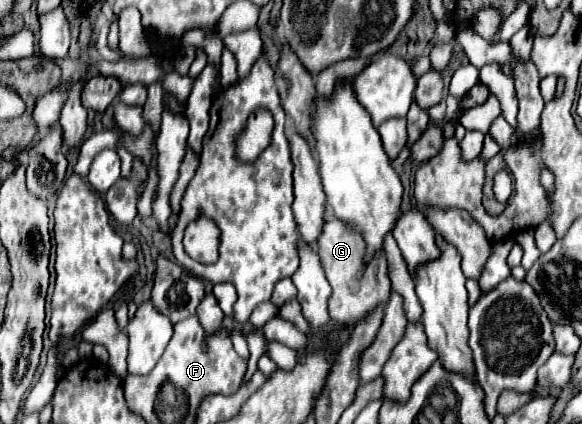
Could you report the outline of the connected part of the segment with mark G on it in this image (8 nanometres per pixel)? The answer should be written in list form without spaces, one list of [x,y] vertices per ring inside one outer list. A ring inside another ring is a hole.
[[[327,210],[323,222],[323,236],[319,236],[319,258],[325,270],[325,276],[333,288],[329,298],[329,316],[341,324],[357,322],[365,314],[369,314],[377,304],[389,300],[391,280],[387,272],[387,258],[385,252],[379,258],[371,258],[367,266],[363,266],[363,238],[355,234],[355,230],[347,230],[339,218]],[[361,274],[361,276],[359,276]]]

